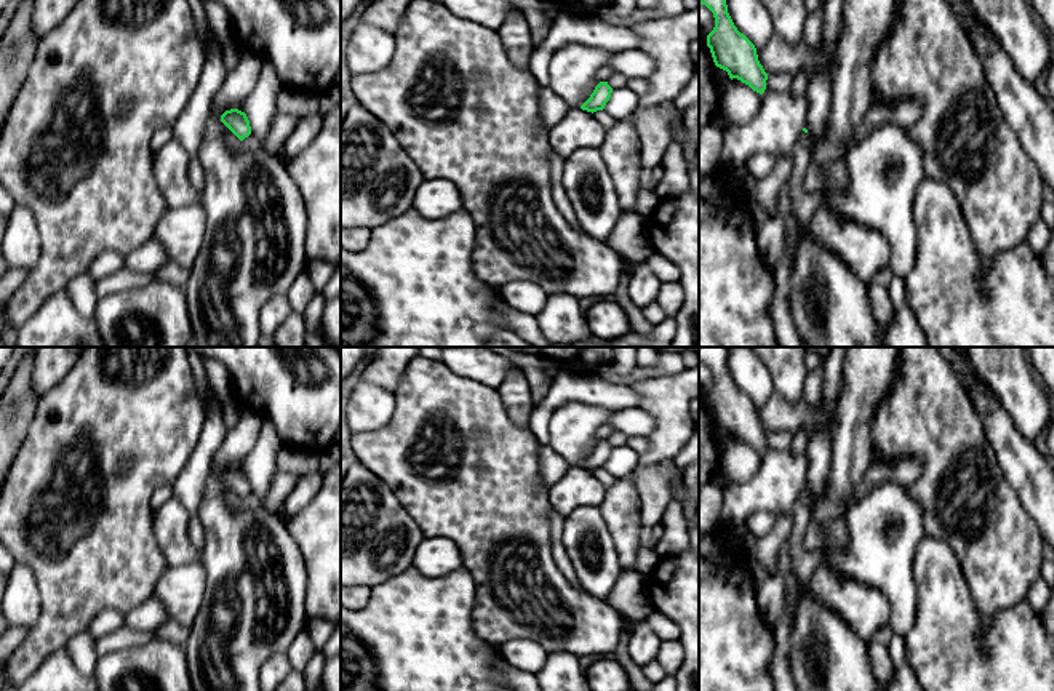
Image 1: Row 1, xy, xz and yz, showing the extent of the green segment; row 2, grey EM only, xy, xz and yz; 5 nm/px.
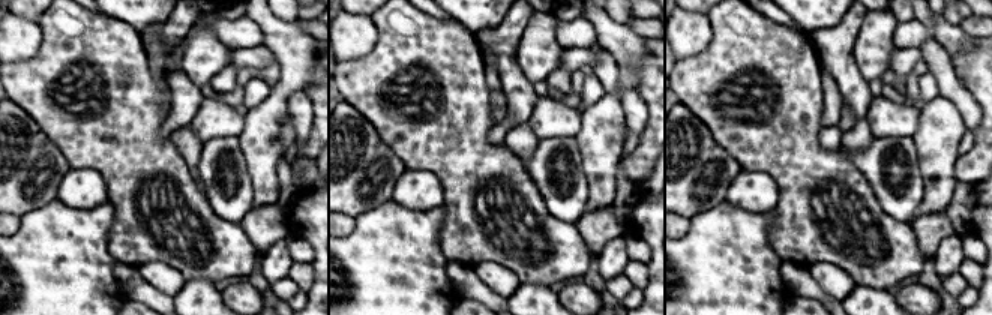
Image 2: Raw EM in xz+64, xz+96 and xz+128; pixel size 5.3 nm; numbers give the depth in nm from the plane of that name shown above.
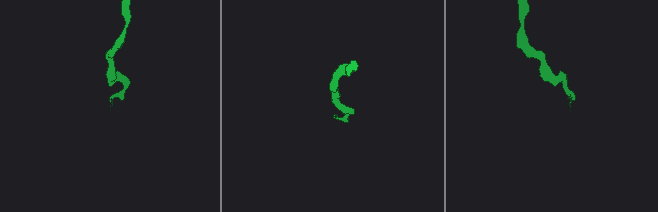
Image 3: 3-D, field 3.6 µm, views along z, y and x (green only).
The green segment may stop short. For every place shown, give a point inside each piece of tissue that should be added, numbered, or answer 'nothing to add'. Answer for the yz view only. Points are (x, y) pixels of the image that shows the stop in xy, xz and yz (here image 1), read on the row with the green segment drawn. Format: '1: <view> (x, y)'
1: yz (792, 197)

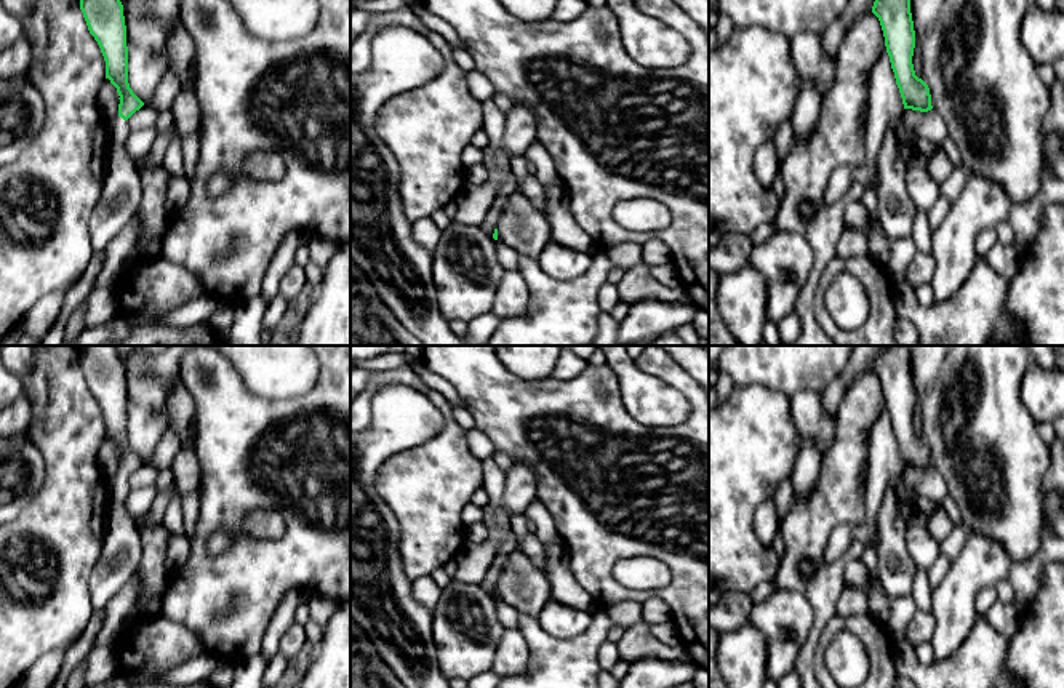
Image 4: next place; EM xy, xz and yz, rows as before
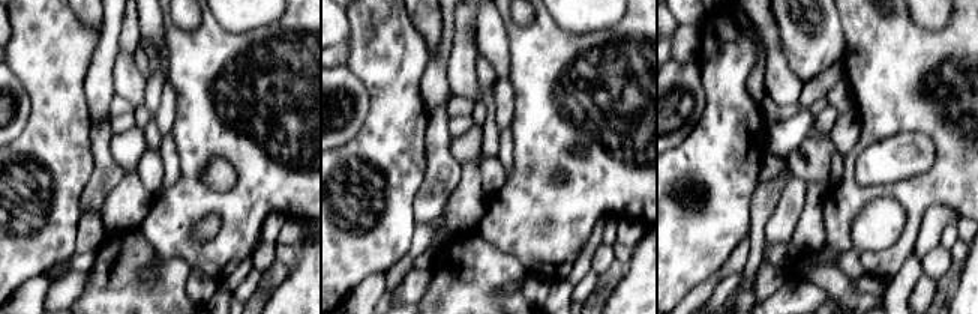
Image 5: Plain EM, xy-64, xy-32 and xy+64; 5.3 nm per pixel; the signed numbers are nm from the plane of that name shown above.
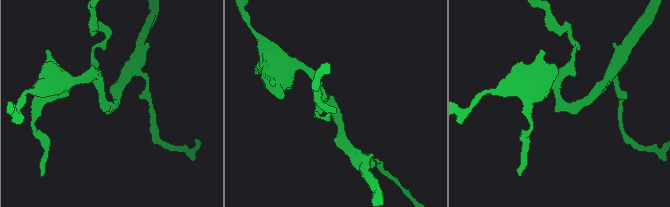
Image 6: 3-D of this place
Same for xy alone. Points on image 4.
1: xy (120, 197)

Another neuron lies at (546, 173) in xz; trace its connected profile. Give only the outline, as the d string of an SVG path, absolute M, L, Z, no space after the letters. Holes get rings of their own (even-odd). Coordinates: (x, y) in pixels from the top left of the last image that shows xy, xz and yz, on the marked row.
M539 141L530 146L525 157L536 166L534 178L542 187L547 187L558 179L554 160Z

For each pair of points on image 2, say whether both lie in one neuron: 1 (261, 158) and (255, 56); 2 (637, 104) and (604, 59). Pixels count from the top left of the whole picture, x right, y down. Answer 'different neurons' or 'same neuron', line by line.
1: different neurons
2: same neuron

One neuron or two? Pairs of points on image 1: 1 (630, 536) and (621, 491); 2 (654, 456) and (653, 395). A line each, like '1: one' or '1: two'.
1: one
2: one

